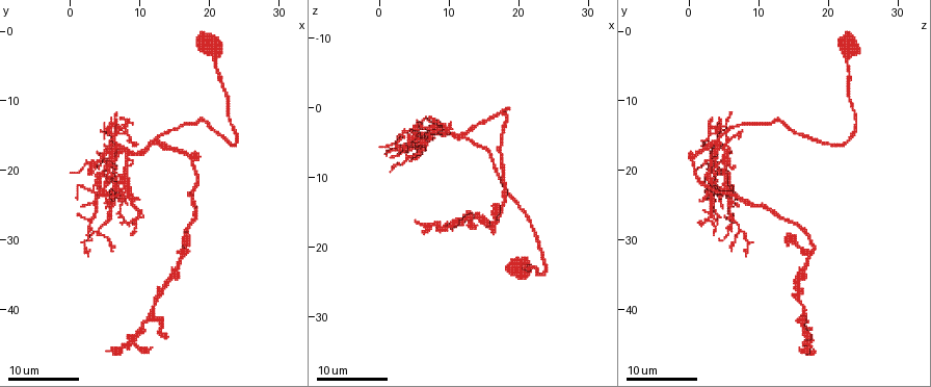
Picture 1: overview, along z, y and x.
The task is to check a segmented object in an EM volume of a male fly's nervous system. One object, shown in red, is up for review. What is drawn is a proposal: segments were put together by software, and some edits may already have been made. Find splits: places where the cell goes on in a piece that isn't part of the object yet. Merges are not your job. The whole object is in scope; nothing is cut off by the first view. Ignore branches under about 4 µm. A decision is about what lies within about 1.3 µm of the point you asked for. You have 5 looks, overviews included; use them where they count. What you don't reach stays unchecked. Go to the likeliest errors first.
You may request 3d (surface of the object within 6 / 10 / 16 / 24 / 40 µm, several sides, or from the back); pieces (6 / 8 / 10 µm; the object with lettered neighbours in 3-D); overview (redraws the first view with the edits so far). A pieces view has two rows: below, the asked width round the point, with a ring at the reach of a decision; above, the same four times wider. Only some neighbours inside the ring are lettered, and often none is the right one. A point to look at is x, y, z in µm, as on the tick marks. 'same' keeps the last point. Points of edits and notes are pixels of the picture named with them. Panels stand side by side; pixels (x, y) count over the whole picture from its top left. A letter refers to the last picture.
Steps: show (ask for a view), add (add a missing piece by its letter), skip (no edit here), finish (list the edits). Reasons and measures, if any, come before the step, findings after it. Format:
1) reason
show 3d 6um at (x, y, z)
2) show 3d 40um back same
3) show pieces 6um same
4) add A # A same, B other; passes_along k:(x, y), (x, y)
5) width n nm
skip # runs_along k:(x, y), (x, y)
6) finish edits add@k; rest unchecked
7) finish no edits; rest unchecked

tapers out
show pieces 6um at (7.5, 27.0, 4.0)

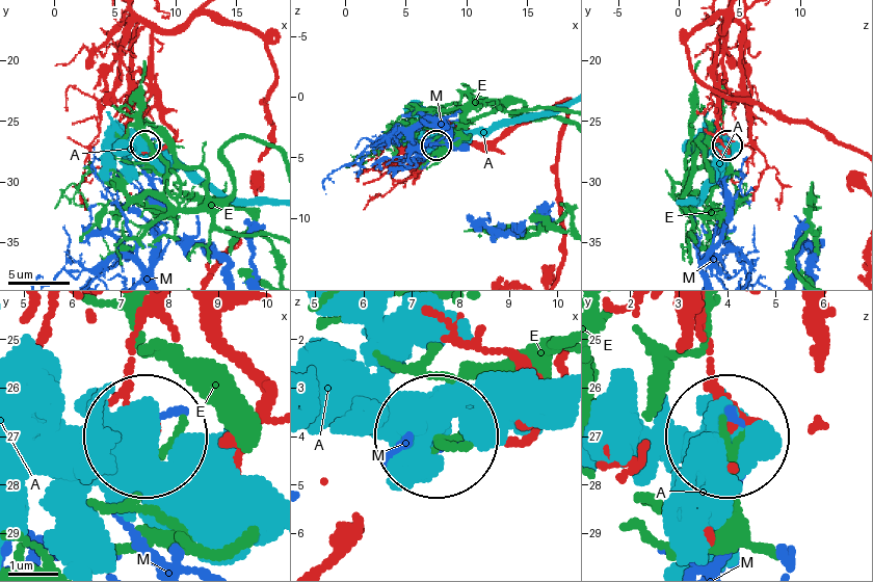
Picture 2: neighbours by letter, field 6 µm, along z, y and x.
skip # A other, E other, M other; runs_along 2:(141, 312), (129, 399), (150, 432); no lettered piece goes on from it

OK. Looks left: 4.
thin end
show pieces 10um at (5.0, 46.0, 16.0)

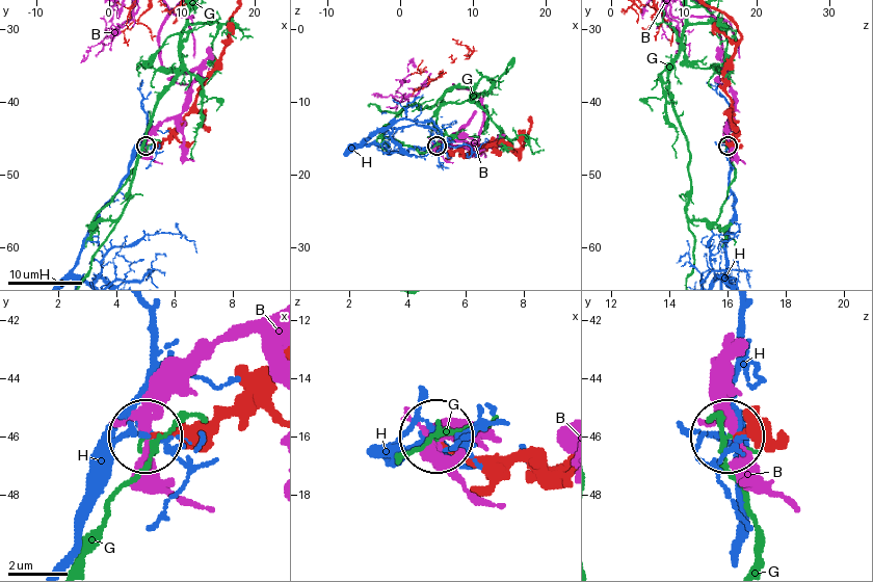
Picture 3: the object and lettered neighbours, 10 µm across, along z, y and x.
skip # B other, G other, H other; none of them fits

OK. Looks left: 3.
long arm stops here
show pieces 6um at (2.5, 32.5, 8.0)

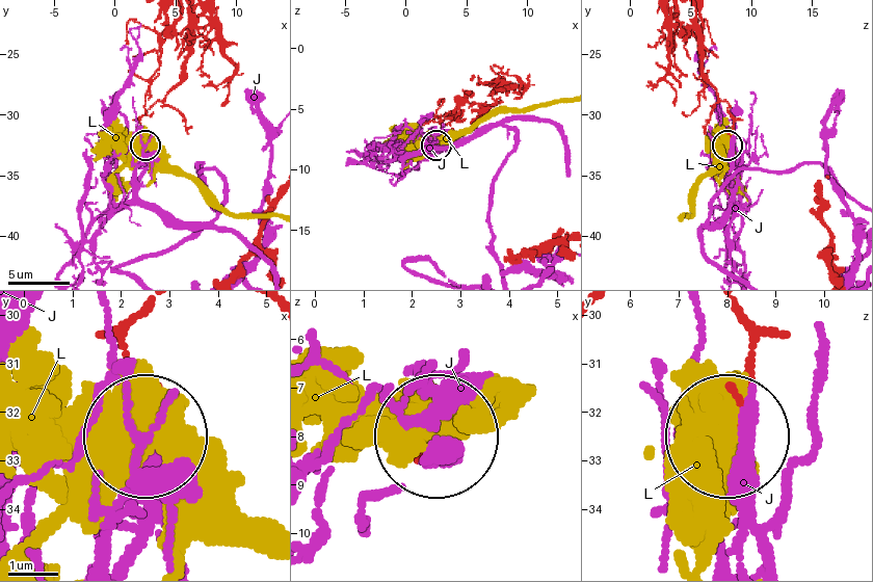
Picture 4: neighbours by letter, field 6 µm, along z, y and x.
skip # J other, L other; none of them fits

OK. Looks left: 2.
finish no edits; rest unchecked

